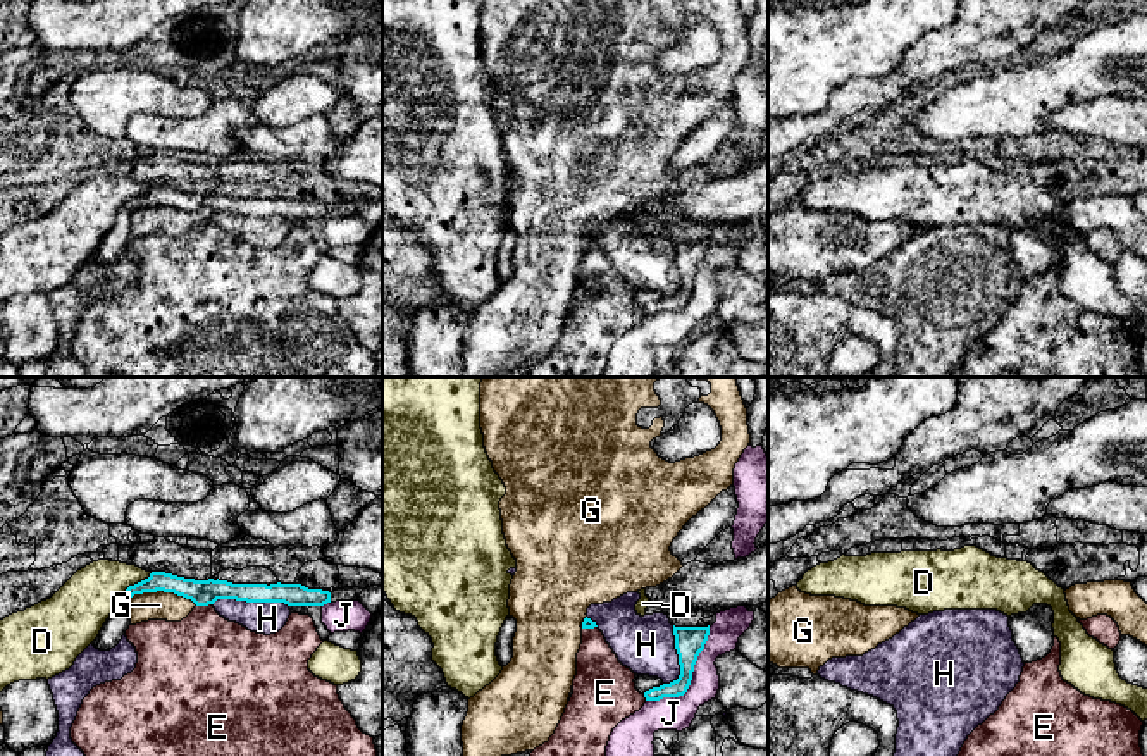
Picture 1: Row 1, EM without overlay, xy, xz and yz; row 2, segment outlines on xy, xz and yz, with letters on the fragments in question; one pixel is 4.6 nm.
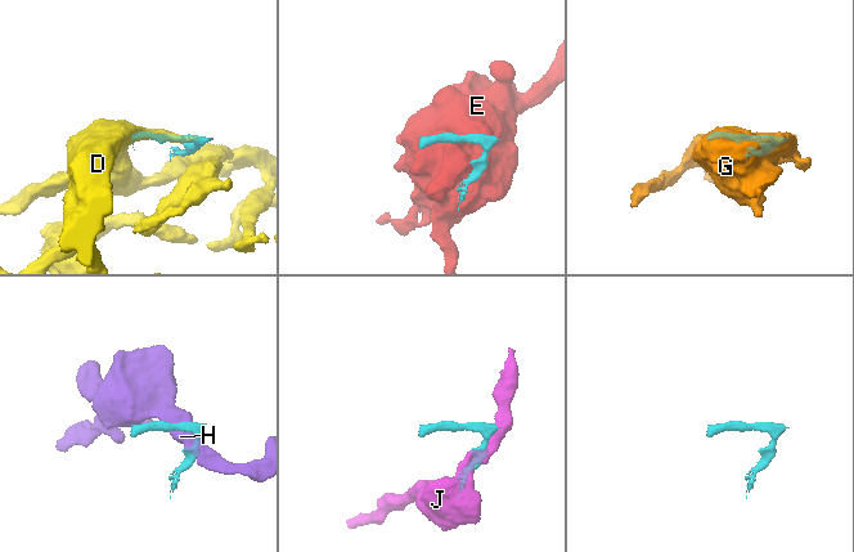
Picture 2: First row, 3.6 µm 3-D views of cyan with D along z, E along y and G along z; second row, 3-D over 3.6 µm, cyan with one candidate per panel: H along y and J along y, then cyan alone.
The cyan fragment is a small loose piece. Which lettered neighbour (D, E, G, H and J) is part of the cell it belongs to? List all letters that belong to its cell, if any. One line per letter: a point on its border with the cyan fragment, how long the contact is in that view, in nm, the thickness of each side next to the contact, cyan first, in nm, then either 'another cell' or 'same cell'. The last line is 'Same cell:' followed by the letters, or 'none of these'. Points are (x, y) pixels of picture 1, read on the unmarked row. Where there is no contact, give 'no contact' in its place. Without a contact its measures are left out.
D: contact xy (138, 197); length 170 nm; calibres 100 and 260 nm; another cell
E: contact xy (204, 219); length 70 nm; calibres 120 and 420 nm; another cell
G: contact xy (164, 205); length 320 nm; calibres 120 and 130 nm; another cell
H: contact xy (250, 216); length 360 nm; calibres 120 and 150 nm; another cell
J: contact xz (691, 293); length 460 nm; calibres 140 and 160 nm; another cell
Same cell: none of these

